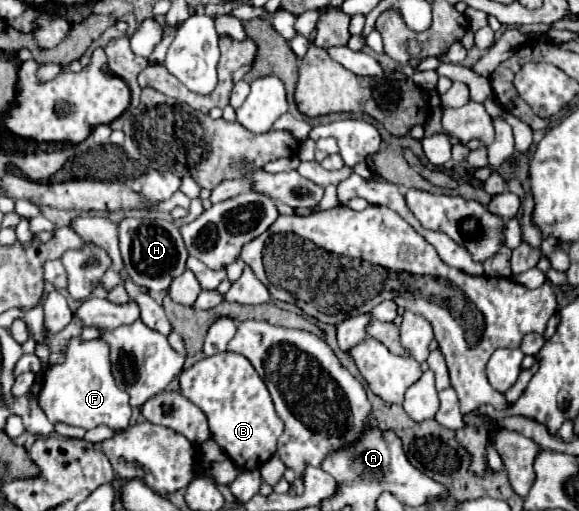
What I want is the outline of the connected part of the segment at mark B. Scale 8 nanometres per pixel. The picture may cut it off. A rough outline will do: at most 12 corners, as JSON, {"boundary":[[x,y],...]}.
{"boundary":[[246,357],[182,371],[180,391],[240,471],[276,453],[284,425]]}

